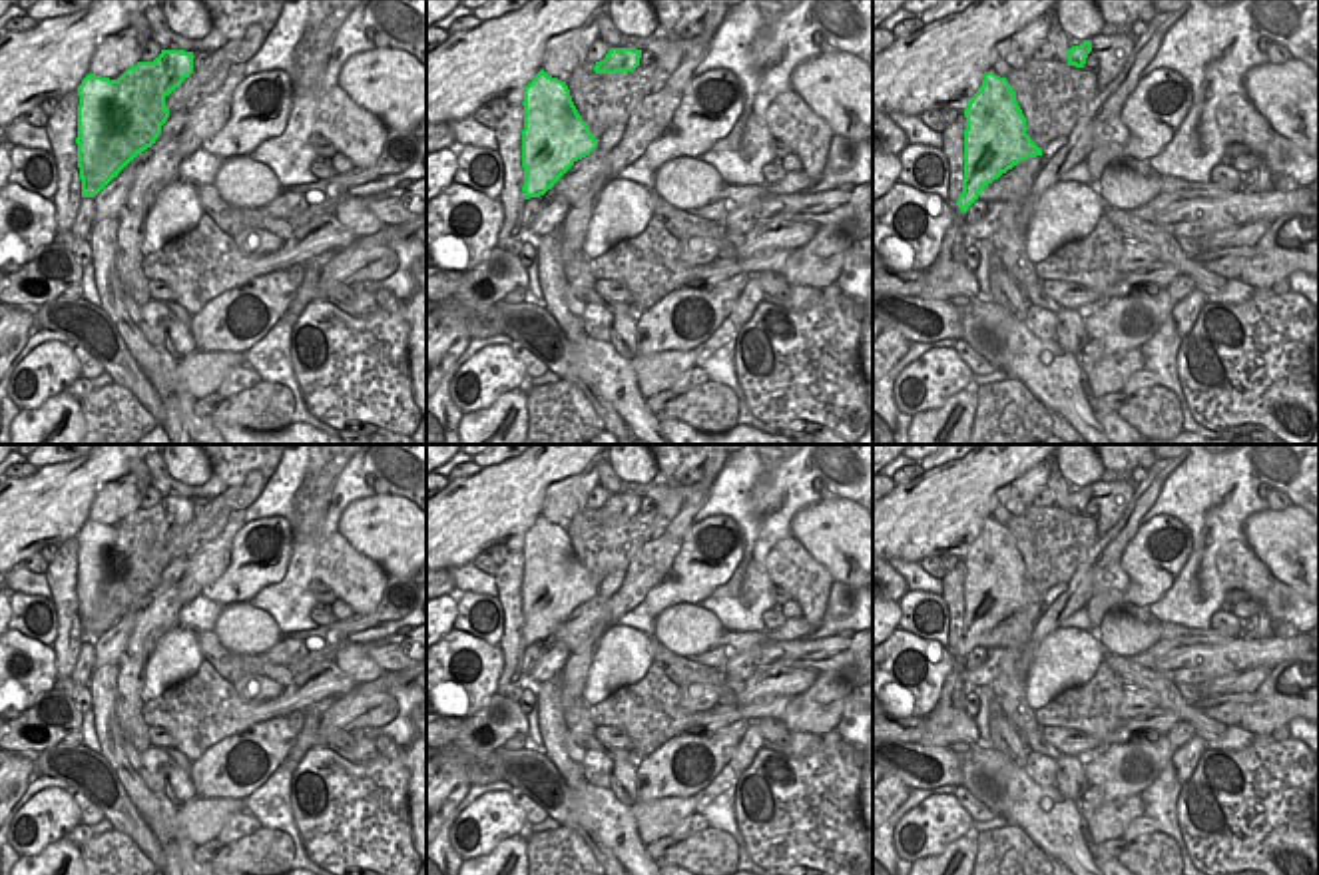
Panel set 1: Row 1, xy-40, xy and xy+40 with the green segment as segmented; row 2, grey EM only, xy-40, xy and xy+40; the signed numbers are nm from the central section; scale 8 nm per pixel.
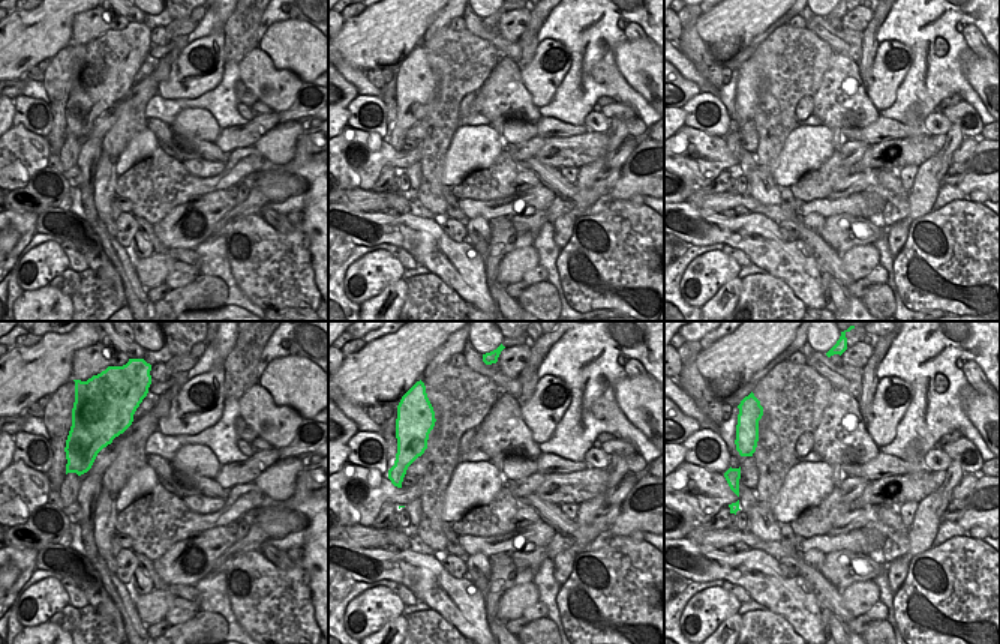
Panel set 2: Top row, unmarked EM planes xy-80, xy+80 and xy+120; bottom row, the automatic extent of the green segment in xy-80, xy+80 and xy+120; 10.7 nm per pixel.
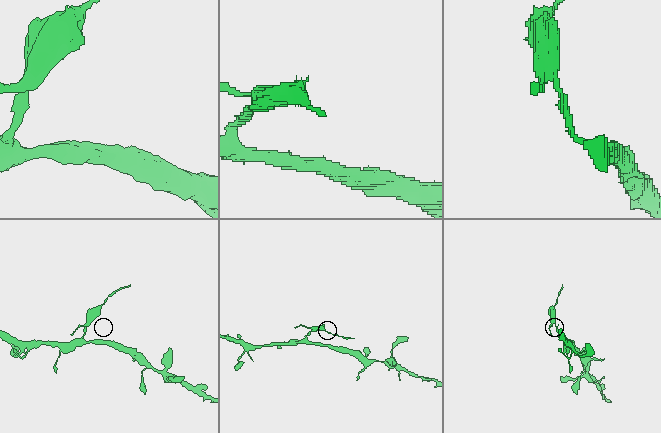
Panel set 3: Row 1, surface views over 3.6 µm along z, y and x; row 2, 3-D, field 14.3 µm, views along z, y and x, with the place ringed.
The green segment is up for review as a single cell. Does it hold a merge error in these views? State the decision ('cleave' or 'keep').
cleave

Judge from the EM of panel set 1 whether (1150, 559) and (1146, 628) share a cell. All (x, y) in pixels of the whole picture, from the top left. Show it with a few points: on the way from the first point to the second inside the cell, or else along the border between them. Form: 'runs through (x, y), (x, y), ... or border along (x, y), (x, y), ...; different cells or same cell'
border along (1146, 606), (1114, 606), (1106, 614); different cells

